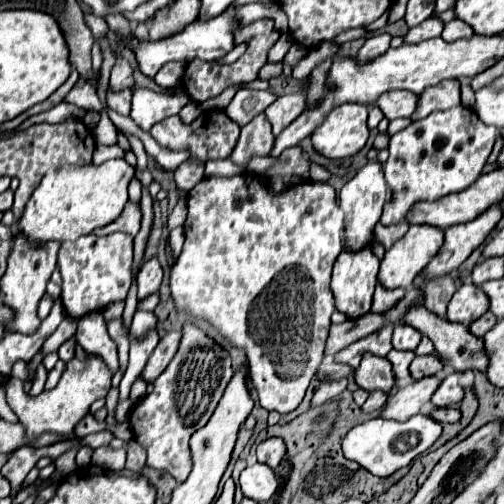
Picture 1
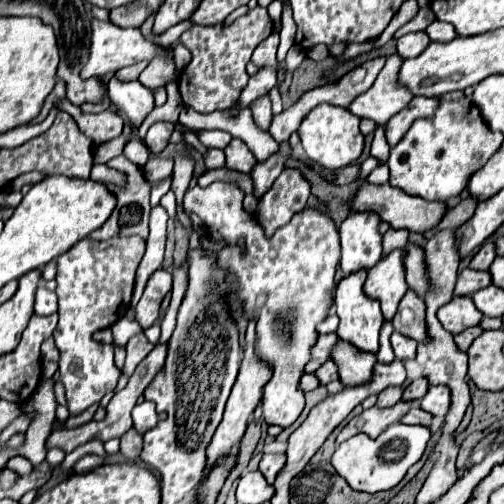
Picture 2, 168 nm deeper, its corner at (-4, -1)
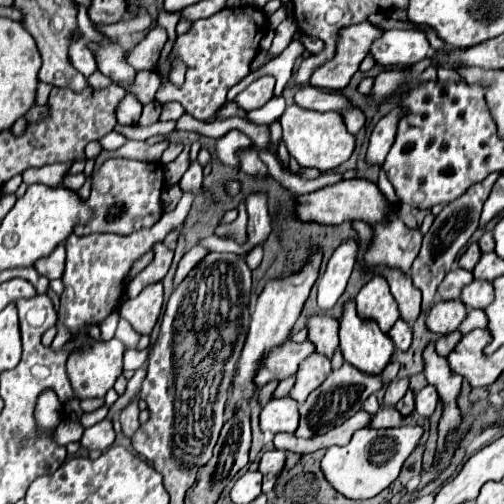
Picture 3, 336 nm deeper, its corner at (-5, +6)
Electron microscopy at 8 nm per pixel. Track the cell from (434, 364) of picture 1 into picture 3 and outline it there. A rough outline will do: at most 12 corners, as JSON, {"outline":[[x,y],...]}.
{"outline":[[410,389],[406,397],[396,403],[402,415],[414,411],[414,391]]}

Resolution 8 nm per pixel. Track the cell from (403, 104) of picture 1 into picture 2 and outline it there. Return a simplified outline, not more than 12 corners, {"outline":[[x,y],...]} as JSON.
{"outline":[[389,56],[375,84],[357,96],[347,110],[381,126],[413,98],[395,84],[397,64]]}

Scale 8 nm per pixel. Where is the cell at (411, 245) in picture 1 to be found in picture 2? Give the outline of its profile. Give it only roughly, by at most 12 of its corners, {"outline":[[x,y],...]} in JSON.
{"outline":[[401,250],[367,272],[363,292],[393,320],[407,292]]}

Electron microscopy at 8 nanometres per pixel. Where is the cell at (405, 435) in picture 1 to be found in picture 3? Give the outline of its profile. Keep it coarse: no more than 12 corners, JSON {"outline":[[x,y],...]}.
{"outline":[[358,429],[322,457],[348,499],[370,499],[398,479],[424,429]]}

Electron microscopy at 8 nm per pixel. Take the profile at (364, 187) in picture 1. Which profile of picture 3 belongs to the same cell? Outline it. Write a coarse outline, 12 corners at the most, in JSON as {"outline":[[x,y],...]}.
{"outline":[[358,241],[332,253],[318,283],[318,307],[332,309],[356,265]]}

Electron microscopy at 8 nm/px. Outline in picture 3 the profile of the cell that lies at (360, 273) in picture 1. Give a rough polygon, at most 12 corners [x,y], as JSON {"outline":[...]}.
{"outline":[[344,303],[340,351],[360,371],[380,373],[394,343]]}

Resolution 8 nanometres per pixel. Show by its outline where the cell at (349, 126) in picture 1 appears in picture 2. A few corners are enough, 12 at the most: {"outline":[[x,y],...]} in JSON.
{"outline":[[321,104],[297,128],[307,158],[327,170],[361,156],[357,116]]}

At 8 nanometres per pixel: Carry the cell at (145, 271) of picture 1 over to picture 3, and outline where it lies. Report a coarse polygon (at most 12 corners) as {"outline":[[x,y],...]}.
{"outline":[[162,281],[126,299],[120,315],[148,335],[162,309]]}

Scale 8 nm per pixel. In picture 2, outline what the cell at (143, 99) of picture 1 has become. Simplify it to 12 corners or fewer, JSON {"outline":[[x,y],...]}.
{"outline":[[111,78],[111,102],[139,126],[153,110],[153,92],[141,82]]}

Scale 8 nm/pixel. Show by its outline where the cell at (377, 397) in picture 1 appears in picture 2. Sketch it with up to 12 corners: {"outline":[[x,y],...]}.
{"outline":[[389,386],[379,394],[377,406],[389,408],[401,400],[403,388]]}

